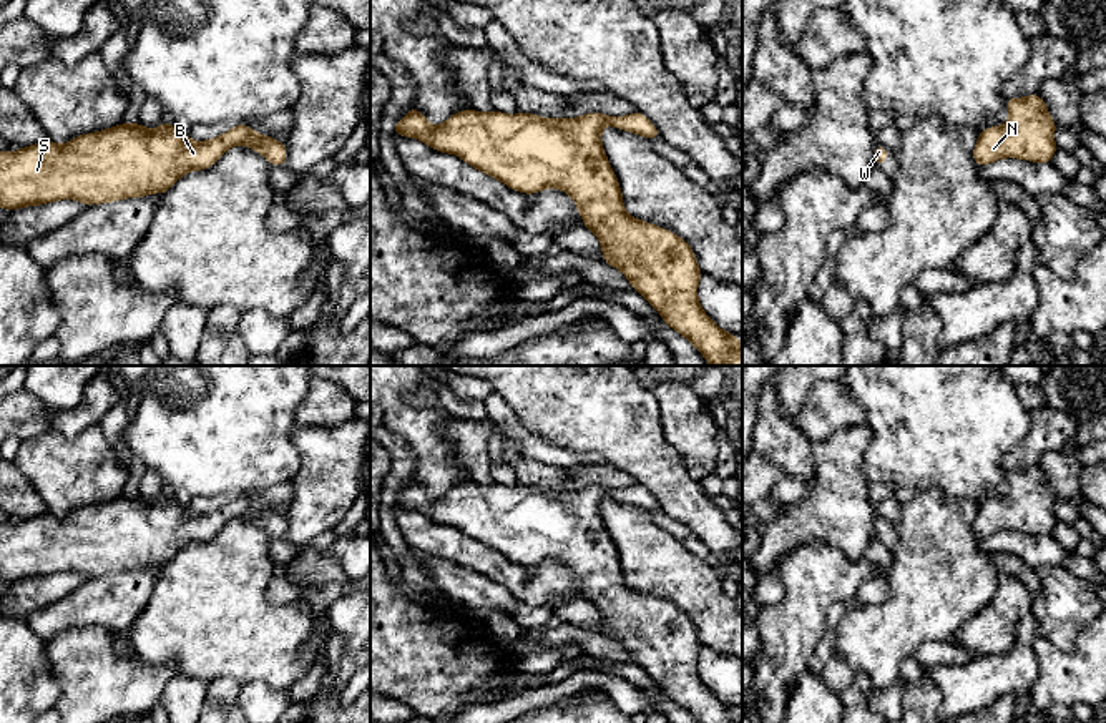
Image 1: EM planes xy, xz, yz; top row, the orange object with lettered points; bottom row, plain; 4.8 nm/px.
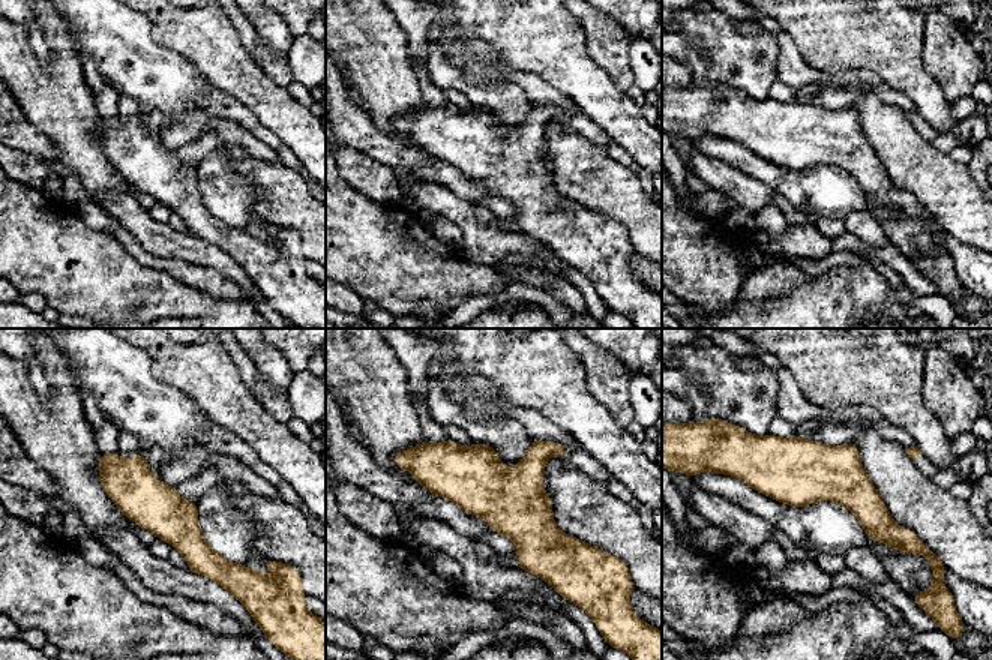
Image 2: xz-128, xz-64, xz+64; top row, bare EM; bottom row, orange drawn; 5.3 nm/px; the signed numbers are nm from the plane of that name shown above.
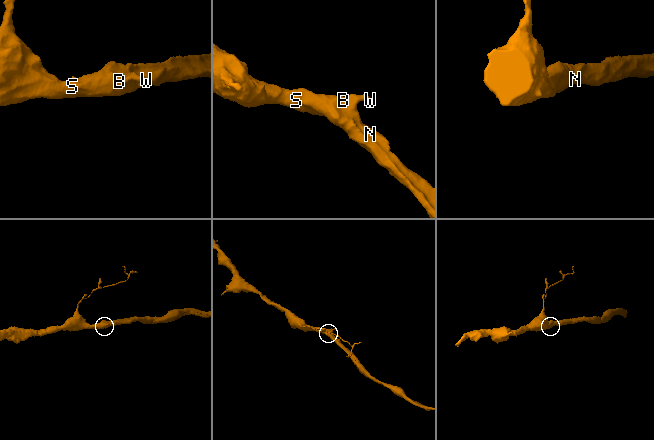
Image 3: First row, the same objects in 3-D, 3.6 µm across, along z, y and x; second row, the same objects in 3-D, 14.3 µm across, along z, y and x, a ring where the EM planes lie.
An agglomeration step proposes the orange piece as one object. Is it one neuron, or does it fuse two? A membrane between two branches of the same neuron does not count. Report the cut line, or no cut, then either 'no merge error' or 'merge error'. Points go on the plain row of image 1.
no cut | no merge error

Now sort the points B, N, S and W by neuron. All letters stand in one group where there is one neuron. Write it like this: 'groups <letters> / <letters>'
groups B N S W

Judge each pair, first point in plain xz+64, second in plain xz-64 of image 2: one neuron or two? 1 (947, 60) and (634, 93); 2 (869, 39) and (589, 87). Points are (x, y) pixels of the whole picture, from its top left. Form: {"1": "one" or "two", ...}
{"1": "two", "2": "one"}

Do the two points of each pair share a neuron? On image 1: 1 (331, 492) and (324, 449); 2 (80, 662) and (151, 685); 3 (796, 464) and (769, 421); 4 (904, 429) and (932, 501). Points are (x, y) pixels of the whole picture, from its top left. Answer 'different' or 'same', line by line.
1: same
2: same
3: same
4: different

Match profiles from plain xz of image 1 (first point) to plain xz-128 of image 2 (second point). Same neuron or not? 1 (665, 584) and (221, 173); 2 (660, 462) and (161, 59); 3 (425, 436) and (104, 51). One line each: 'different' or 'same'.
1: different
2: different
3: different

